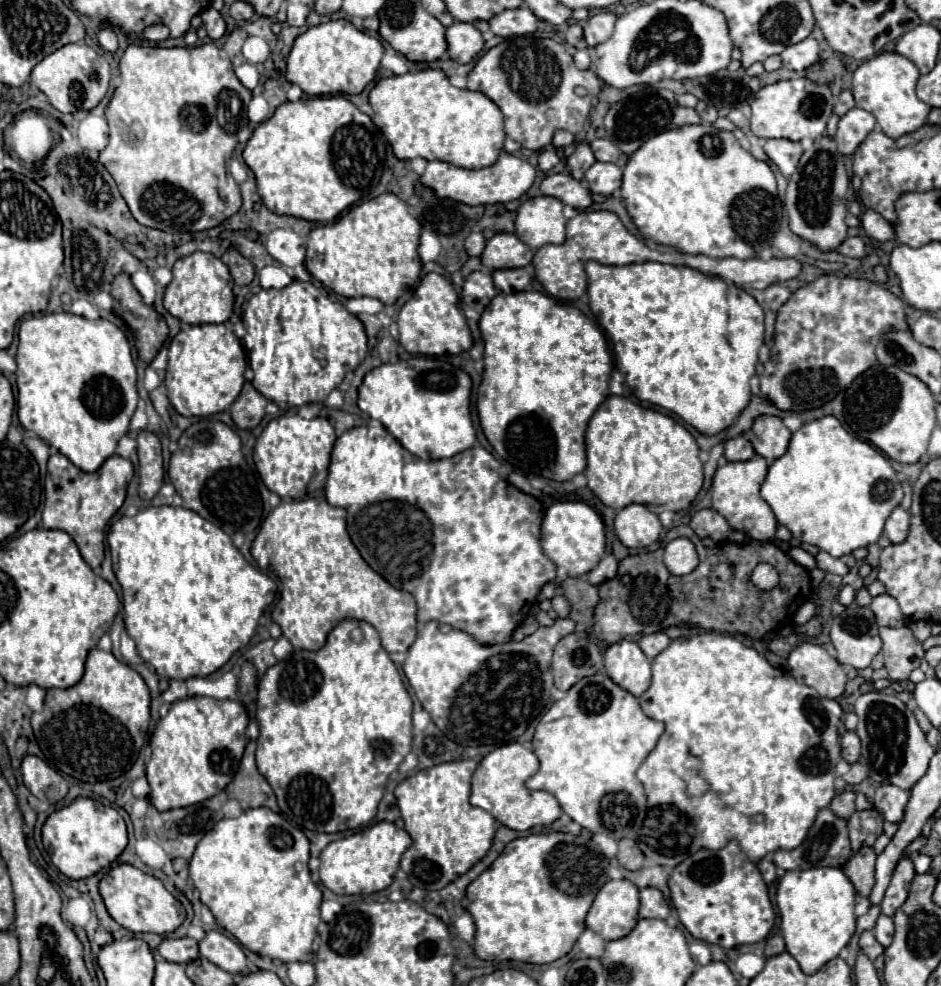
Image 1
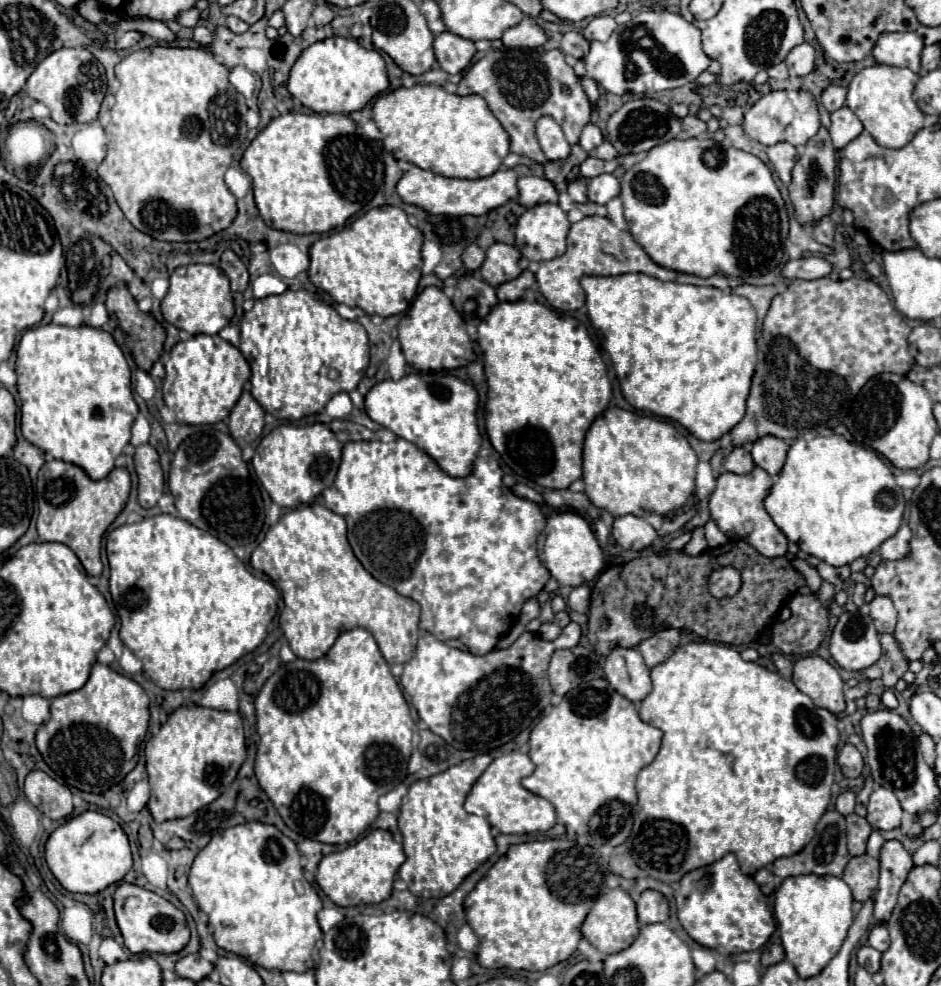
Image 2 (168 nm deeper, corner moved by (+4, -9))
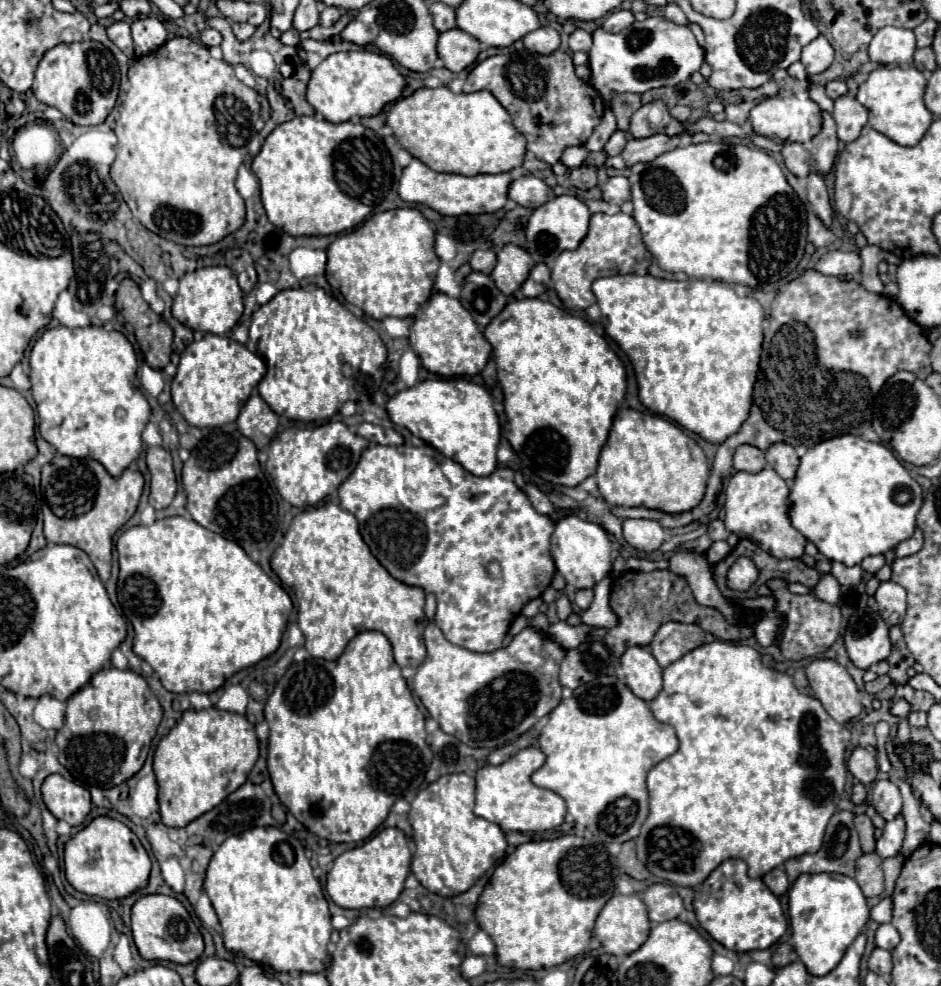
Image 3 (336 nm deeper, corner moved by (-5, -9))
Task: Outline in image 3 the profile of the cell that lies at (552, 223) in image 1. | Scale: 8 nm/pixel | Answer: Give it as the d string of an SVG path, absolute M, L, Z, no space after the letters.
M562 194L562 196L554 196L548 202L544 202L542 206L538 206L526 226L526 240L528 246L526 250L530 252L530 256L536 262L544 262L548 266L552 266L552 262L556 260L556 256L564 250L574 250L580 246L580 242L586 238L588 234L588 220L590 220L590 210L588 206L570 194Z

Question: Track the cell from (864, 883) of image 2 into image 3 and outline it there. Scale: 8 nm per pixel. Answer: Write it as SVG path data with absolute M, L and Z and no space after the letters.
M876 852L862 854L856 860L856 878L858 886L862 888L864 896L880 896L884 890L884 872L882 872L882 858Z

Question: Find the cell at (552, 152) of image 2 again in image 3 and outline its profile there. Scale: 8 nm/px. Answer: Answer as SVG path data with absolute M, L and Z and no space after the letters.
M572 146L572 148L566 148L566 150L564 150L560 162L562 162L564 166L568 166L568 168L578 168L578 166L584 164L586 156L588 156L588 150L586 150L584 146Z

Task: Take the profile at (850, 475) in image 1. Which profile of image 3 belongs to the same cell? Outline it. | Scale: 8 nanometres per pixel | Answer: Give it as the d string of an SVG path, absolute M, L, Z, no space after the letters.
M844 434L832 440L824 440L806 450L806 454L800 458L800 466L790 492L790 502L792 526L806 540L814 542L826 558L842 562L846 566L854 566L860 564L866 556L884 554L896 548L902 540L910 538L916 528L916 514L924 498L920 484L910 476L910 472L886 444Z

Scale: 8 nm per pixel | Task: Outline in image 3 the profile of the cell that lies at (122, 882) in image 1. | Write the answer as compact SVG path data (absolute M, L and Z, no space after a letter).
M148 894L132 906L132 938L144 960L164 960L176 964L196 962L204 952L204 940L188 910L172 896Z

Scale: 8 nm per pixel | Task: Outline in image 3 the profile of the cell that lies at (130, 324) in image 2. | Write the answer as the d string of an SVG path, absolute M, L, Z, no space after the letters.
M126 278L120 282L116 292L116 310L122 314L126 324L130 322L134 326L146 362L152 368L162 370L170 362L172 354L172 328L162 320L162 316L150 310L134 280Z

